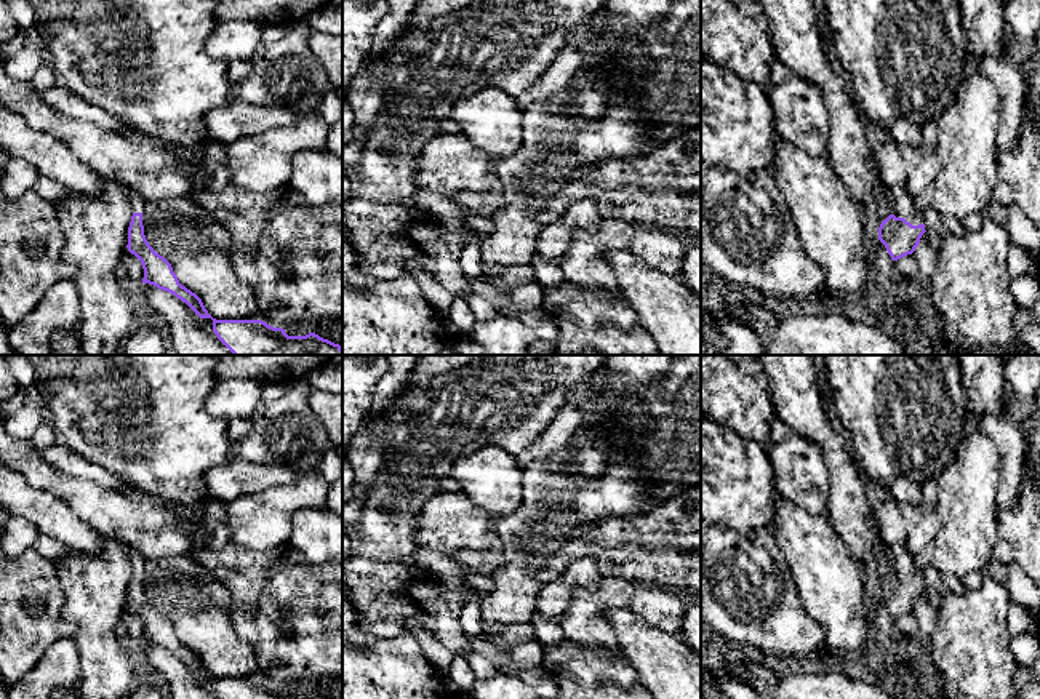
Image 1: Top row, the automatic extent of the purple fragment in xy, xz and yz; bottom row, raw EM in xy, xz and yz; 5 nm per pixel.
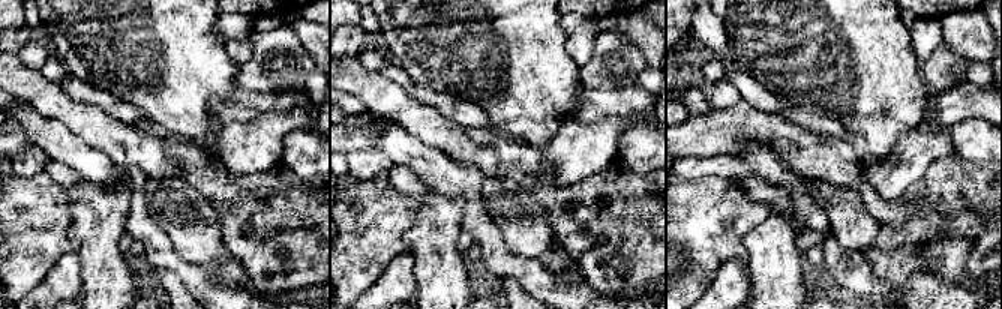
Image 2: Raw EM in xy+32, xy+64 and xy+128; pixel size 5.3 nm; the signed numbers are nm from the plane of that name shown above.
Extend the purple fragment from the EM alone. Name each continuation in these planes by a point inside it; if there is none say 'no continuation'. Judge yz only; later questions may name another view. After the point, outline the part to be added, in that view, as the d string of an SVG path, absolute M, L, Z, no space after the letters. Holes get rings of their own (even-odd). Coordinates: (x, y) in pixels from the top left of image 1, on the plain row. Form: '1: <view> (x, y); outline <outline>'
1: yz (900, 560); outline M898 544L886 552L885 566L896 576L904 576L912 584L923 582L923 571L906 544Z

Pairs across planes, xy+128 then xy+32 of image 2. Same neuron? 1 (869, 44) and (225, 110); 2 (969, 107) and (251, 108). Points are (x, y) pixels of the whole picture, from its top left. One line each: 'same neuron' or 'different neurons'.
1: different neurons
2: same neuron

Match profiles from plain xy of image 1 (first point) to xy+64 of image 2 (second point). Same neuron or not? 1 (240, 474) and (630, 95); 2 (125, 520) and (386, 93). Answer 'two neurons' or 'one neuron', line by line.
1: one neuron
2: one neuron

